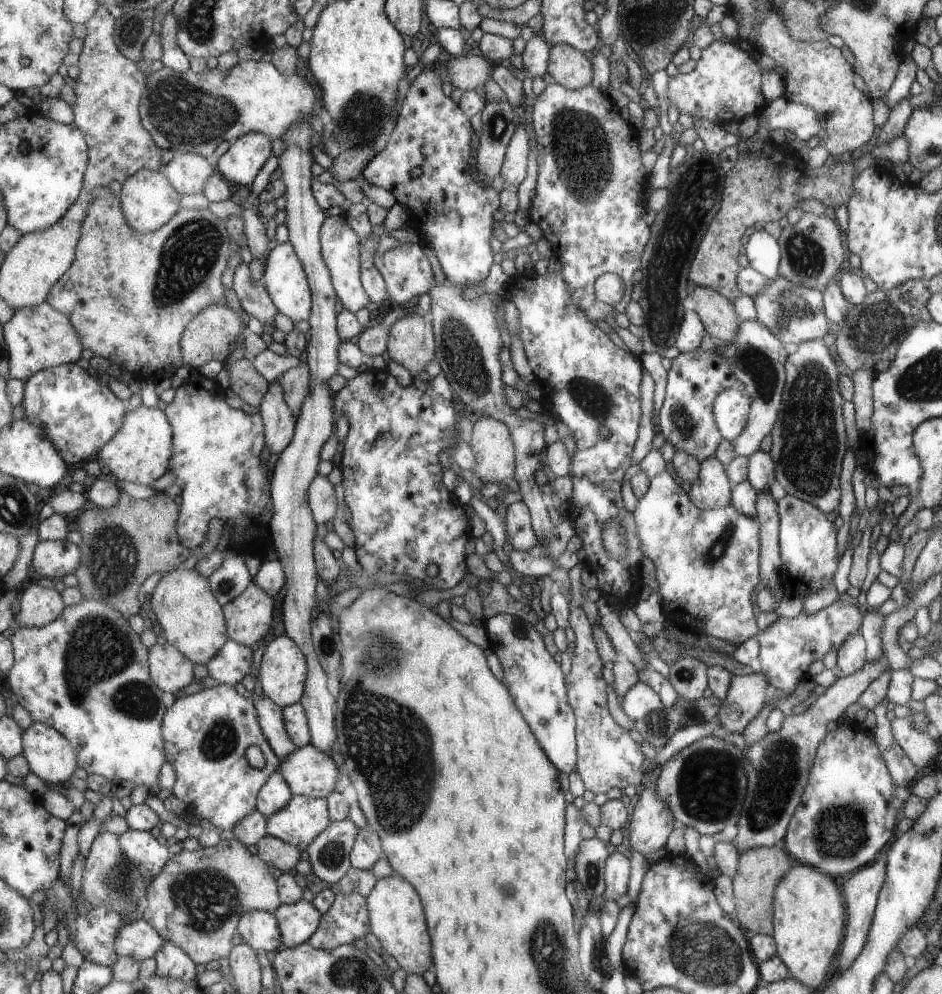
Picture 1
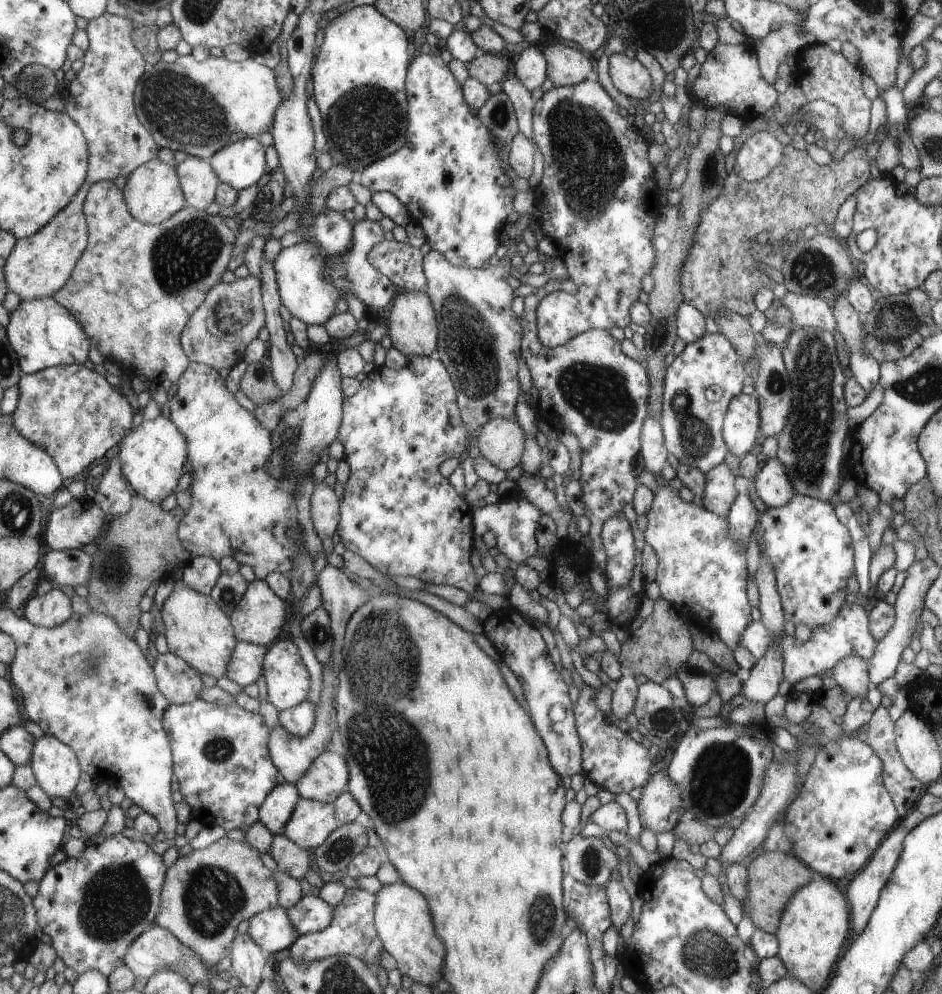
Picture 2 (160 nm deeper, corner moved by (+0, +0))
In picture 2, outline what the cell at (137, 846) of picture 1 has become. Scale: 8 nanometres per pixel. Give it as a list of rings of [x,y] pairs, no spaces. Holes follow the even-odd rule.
[[[123,833],[99,838],[99,842],[86,847],[81,858],[65,859],[53,866],[39,882],[40,889],[34,898],[39,927],[51,938],[58,958],[78,976],[89,970],[99,970],[111,977],[119,966],[126,964],[129,946],[155,925],[155,918],[161,910],[161,892],[167,870],[163,856],[153,852],[145,842],[127,838]]]

